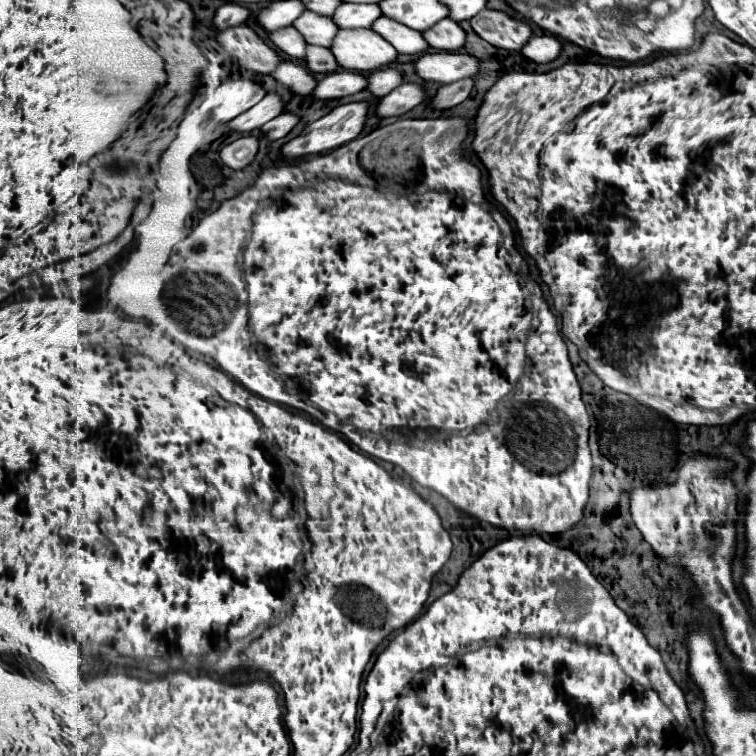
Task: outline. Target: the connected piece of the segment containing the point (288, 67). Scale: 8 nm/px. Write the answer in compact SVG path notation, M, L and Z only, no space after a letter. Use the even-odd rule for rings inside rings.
M280 62L280 68L276 68L276 72L272 72L270 76L278 84L286 86L288 90L300 96L308 96L316 86L316 80L312 78L312 74L296 62Z

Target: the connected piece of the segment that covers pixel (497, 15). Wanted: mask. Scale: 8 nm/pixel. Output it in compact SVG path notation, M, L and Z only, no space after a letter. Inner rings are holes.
M482 10L470 20L470 26L482 40L504 50L522 50L532 36L528 24L518 22L498 10Z

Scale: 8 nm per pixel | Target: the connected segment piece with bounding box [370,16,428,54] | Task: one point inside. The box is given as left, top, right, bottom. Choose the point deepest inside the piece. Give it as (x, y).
(407, 41)

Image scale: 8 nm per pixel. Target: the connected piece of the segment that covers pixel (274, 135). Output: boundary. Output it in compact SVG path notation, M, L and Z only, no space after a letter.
M282 112L280 116L272 118L270 122L266 122L260 130L268 140L280 140L284 138L294 126L298 124L298 116L290 114L290 112Z

